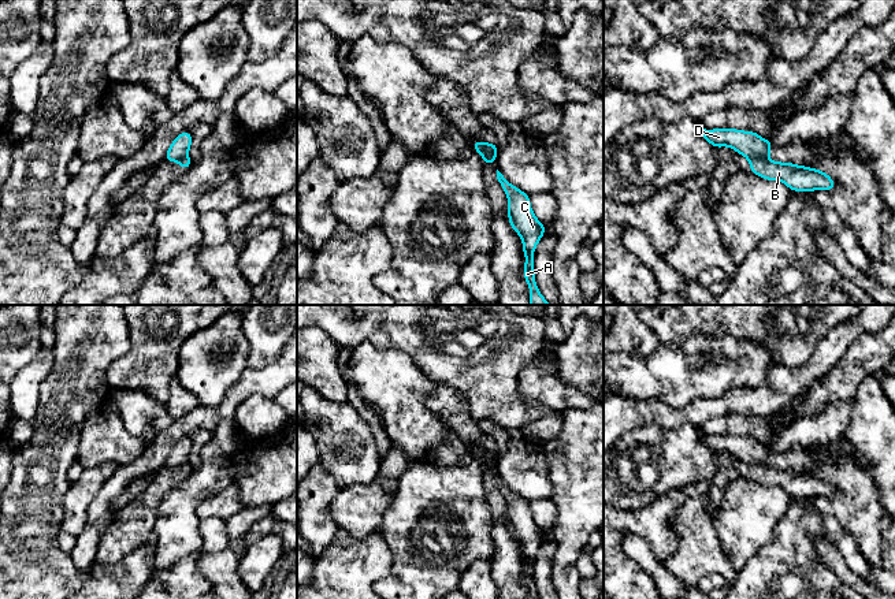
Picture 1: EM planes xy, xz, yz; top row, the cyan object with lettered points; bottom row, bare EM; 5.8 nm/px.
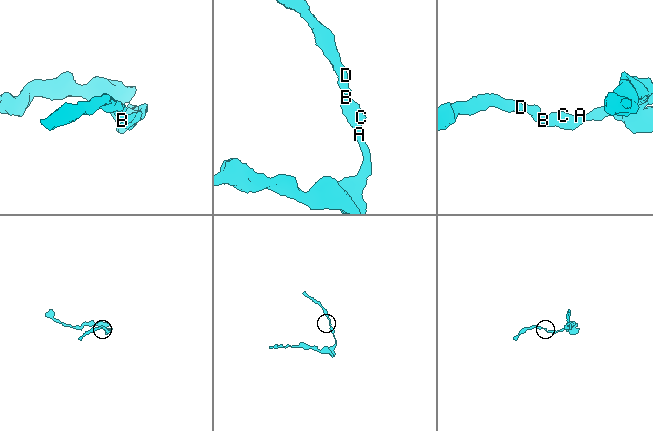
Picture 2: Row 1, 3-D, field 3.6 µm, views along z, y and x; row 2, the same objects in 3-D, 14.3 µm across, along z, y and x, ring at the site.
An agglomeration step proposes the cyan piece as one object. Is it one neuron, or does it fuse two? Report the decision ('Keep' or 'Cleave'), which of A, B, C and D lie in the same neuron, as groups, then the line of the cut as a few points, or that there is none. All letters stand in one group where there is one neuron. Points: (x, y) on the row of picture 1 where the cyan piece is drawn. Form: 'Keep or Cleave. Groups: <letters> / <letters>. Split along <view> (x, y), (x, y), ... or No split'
Cleave. Groups: A B C / D. Split along yz (765, 156), (749, 159)

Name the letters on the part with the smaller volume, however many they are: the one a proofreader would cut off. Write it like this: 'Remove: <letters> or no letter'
Remove: D

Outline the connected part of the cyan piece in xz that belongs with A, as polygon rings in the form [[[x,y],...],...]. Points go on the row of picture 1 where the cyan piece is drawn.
[[[497,170],[497,179],[501,187],[508,194],[508,219],[510,227],[523,239],[523,254],[527,257],[524,261],[524,279],[530,287],[530,304],[531,305],[550,305],[539,293],[535,275],[534,275],[534,250],[543,237],[546,227],[541,223],[530,204],[530,194],[523,193]]]

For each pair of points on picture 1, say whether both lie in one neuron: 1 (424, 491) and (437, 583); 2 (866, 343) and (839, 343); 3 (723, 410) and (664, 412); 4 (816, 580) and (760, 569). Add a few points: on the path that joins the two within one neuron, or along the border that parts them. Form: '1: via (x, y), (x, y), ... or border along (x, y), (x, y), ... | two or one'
1: via (413, 516), (403, 538), (404, 551), (415, 562) | one
2: border along (879, 330), (871, 334), (861, 334), (829, 368) | two
3: via (708, 410), (679, 413) | one
4: via (802, 566), (799, 564), (773, 564) | one

